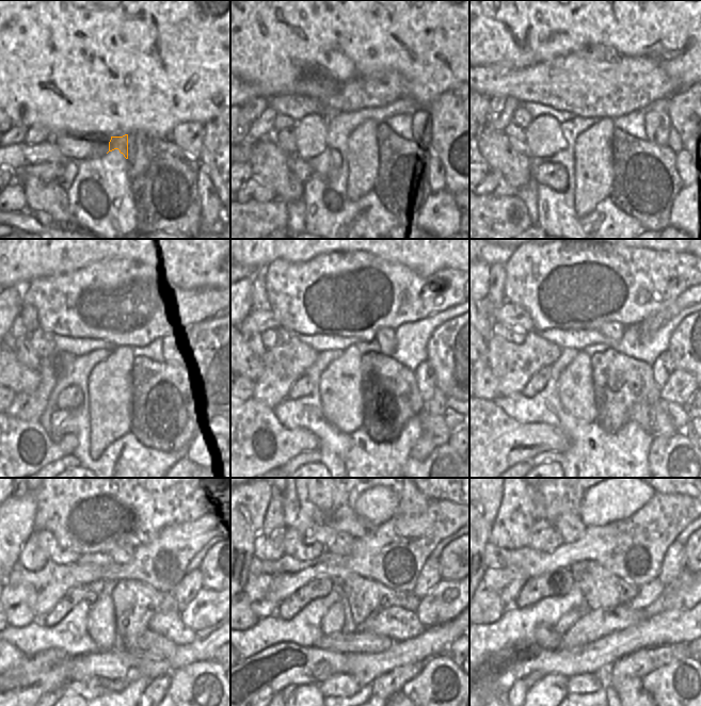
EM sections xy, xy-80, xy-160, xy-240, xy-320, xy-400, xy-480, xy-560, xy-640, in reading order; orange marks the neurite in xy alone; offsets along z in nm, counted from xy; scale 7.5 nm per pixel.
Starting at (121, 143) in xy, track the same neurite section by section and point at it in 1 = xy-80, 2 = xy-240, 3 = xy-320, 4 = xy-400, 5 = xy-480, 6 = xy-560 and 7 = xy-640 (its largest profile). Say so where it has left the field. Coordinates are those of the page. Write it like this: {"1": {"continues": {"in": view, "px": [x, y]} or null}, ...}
{"1": {"continues": {"in": "xy-80", "px": [360, 151]}}, "2": {"continues": {"in": "xy-240", "px": [110, 383]}}, "3": {"continues": {"in": "xy-320", "px": [340, 394]}}, "4": {"continues": {"in": "xy-400", "px": [575, 384]}}, "5": {"continues": {"in": "xy-480", "px": [99, 623]}}, "6": {"continues": {"in": "xy-560", "px": [332, 622]}}, "7": {"continues": {"in": "xy-640", "px": [567, 621]}}}

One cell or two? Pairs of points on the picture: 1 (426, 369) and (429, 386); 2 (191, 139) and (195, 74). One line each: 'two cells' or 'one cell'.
1: one cell
2: two cells

